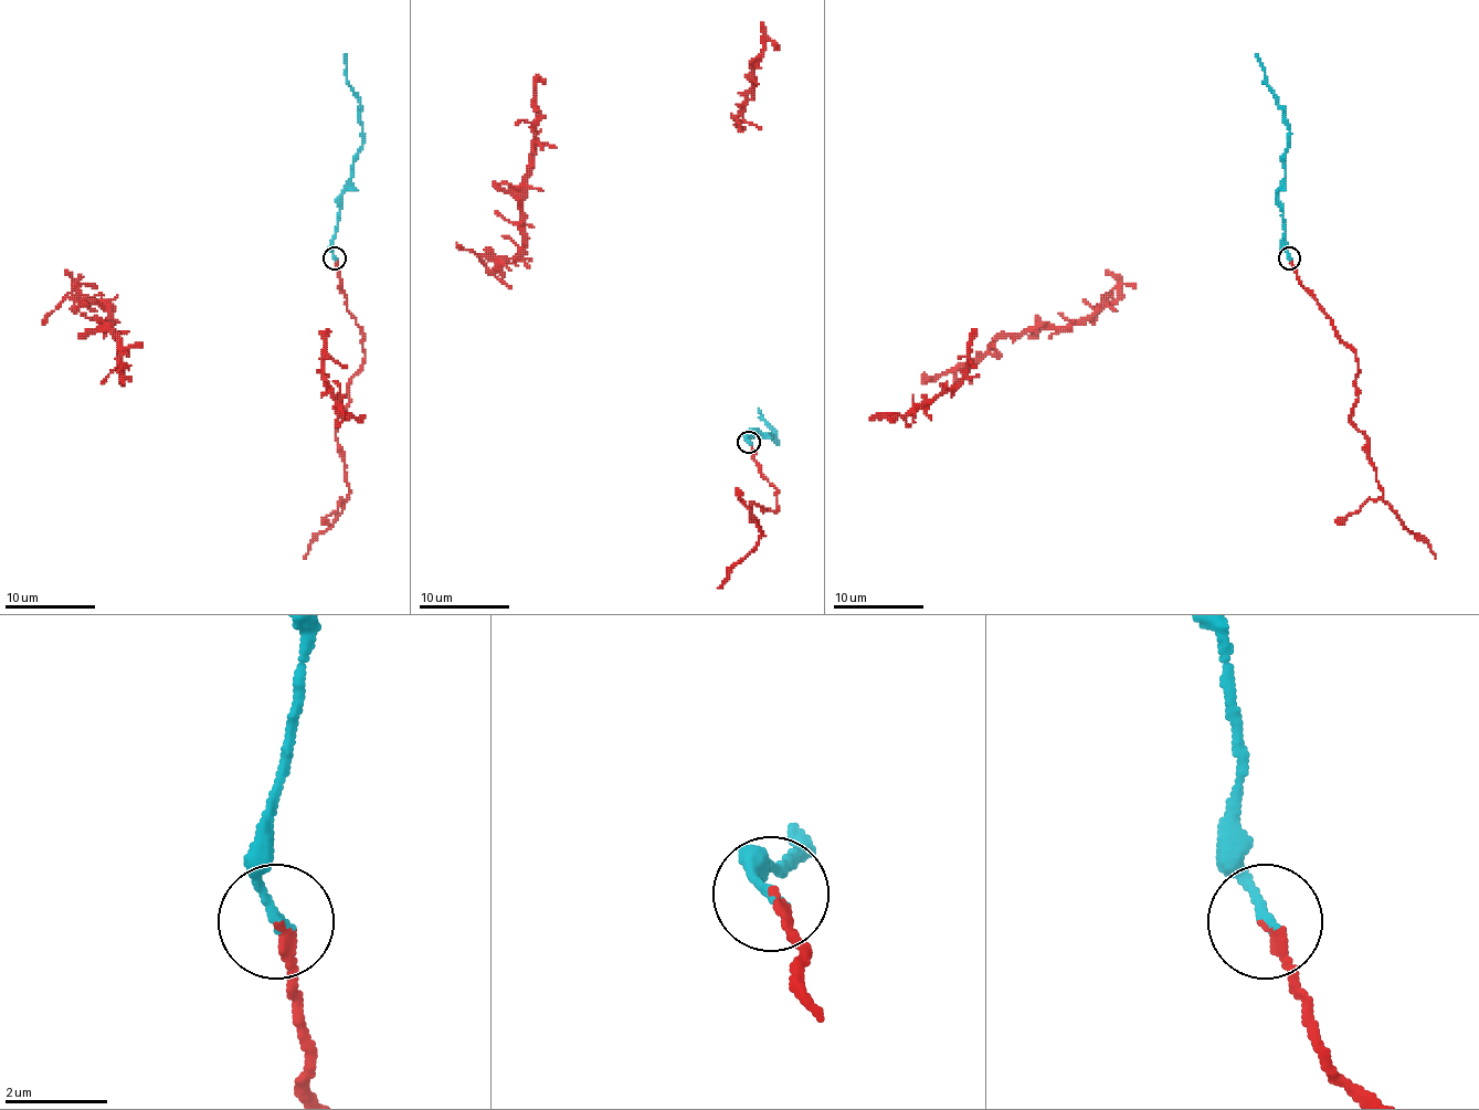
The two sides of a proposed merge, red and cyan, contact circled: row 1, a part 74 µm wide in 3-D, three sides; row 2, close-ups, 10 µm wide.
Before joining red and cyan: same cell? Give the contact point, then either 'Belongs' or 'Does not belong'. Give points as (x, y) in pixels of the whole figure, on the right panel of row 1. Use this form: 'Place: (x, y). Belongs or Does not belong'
Place: (1289, 257). Belongs

